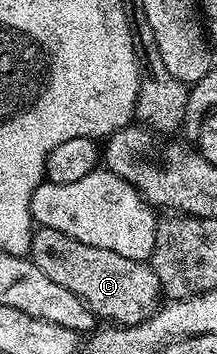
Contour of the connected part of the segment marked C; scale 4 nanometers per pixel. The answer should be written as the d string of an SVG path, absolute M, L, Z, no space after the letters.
M42 227L32 232L29 256L34 265L41 267L41 271L45 271L49 279L53 279L53 283L65 287L68 291L73 291L73 295L80 297L91 308L96 318L103 320L104 317L107 320L104 322L114 323L116 326L140 325L142 321L148 321L161 304L159 280L147 261L125 259L125 255L117 255L117 251L105 251L105 247L93 247L61 231Z

